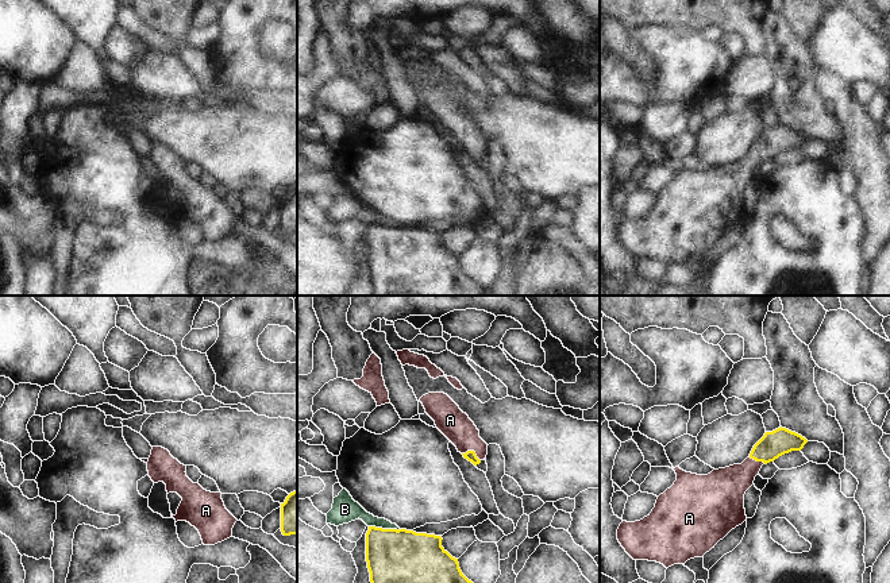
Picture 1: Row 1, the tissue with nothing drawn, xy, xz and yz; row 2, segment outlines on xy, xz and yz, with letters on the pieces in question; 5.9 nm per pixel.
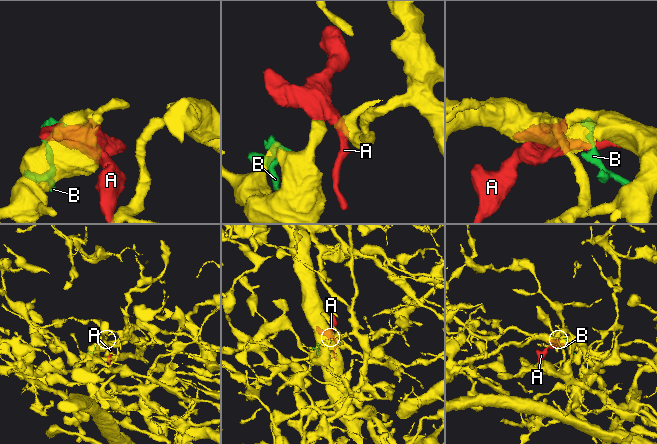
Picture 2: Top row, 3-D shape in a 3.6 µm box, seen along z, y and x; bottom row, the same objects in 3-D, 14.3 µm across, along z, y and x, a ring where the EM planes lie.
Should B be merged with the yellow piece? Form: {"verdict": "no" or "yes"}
{"verdict": "no"}

